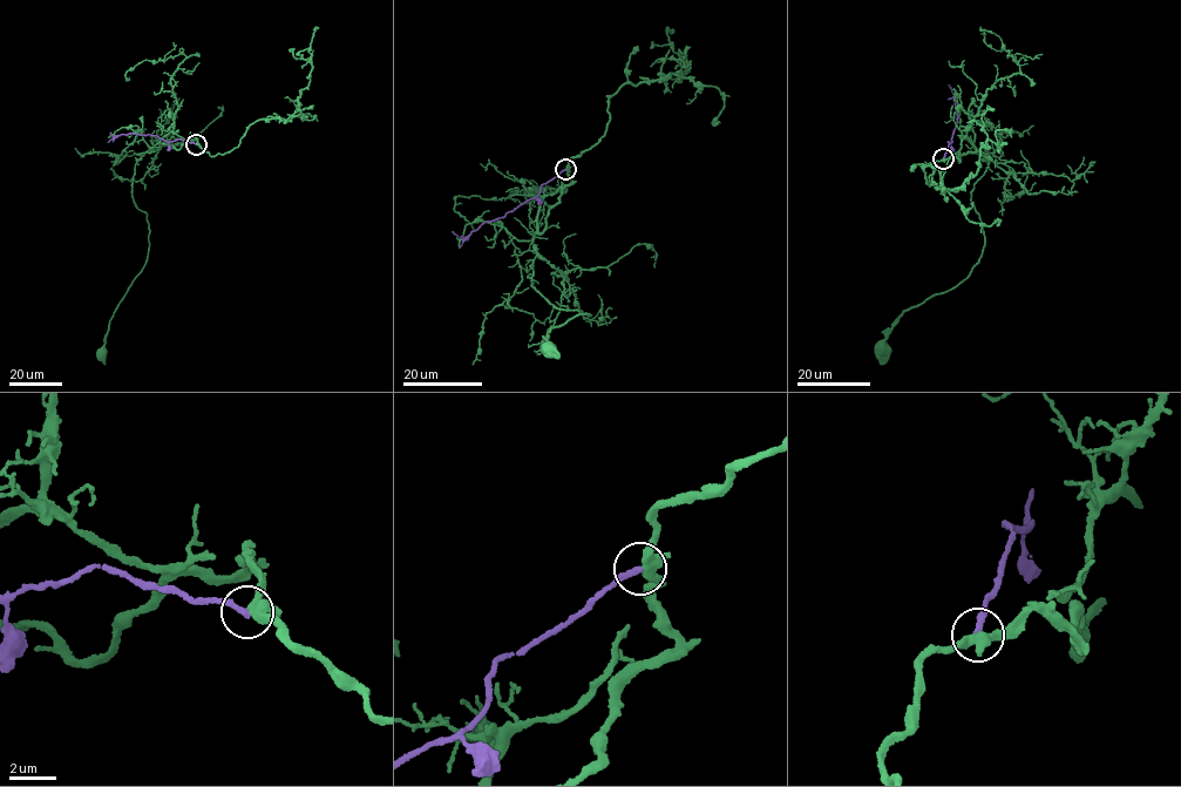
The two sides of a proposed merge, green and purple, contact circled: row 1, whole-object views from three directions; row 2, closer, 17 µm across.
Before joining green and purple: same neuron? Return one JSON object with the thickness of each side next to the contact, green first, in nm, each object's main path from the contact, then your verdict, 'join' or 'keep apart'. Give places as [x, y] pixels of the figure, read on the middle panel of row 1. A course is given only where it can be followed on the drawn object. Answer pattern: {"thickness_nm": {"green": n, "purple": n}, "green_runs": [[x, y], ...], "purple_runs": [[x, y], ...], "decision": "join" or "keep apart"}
{"thickness_nm": {"green": 360, "purple": 260}, "green_runs": [[567, 169], [571, 182], [533, 241], [530, 285], [555, 307], [591, 316], [578, 313], [551, 328], [548, 351]], "purple_runs": [[565, 169], [542, 184], [537, 196], [504, 216], [484, 223], [466, 236], [459, 248]], "decision": "keep apart"}

